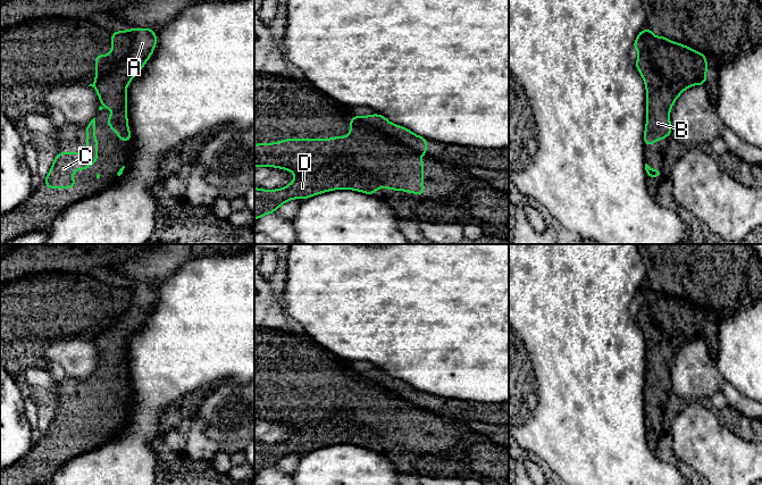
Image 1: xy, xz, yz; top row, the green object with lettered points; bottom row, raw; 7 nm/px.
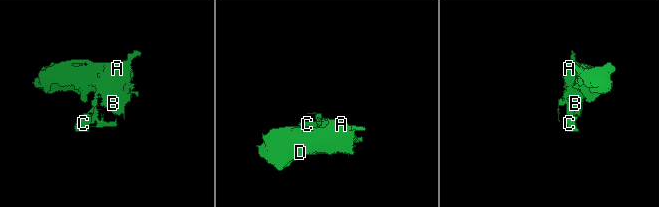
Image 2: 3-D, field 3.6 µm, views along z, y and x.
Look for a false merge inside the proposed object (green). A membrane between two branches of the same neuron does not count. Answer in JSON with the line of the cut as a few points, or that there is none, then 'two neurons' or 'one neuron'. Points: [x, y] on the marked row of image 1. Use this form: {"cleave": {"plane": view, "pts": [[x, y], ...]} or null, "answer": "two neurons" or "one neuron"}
{"cleave": {"plane": "xy", "pts": [[135, 74], [114, 73], [93, 86]]}, "answer": "two neurons"}

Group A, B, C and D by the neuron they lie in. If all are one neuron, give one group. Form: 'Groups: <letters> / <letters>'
Groups: A D / B C

